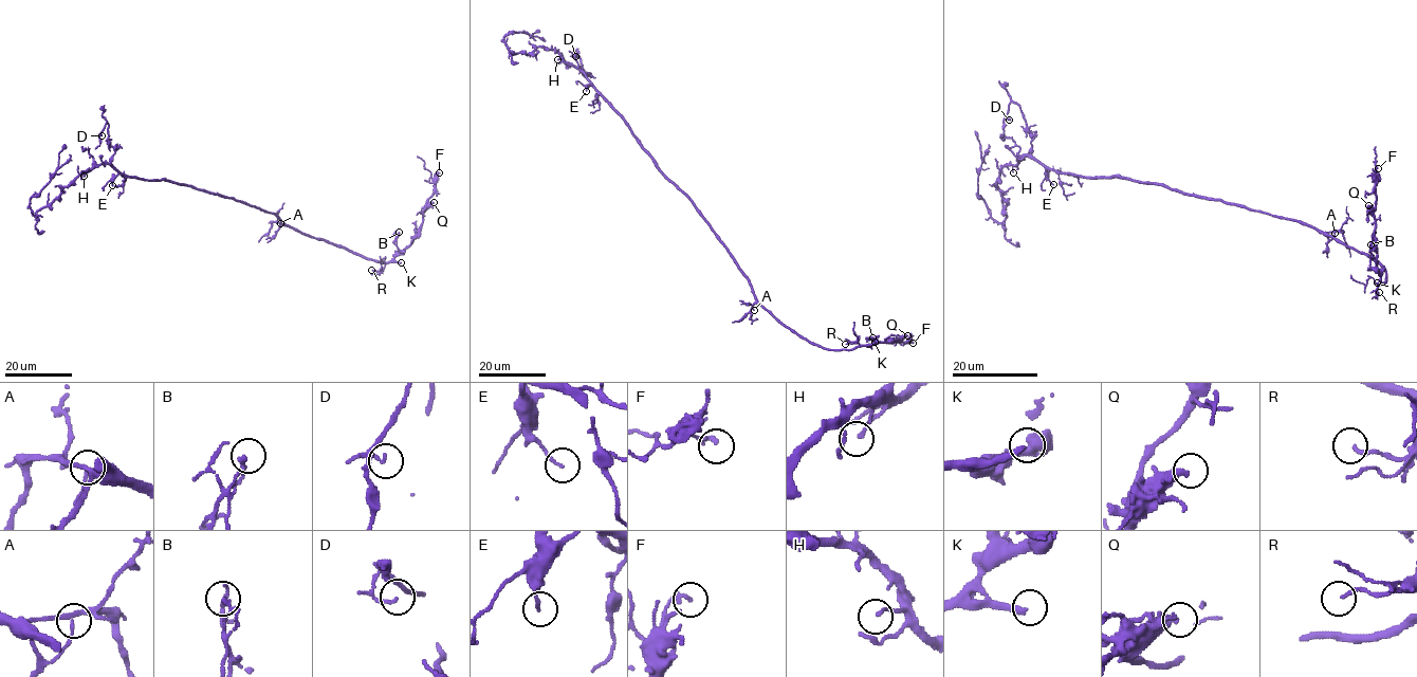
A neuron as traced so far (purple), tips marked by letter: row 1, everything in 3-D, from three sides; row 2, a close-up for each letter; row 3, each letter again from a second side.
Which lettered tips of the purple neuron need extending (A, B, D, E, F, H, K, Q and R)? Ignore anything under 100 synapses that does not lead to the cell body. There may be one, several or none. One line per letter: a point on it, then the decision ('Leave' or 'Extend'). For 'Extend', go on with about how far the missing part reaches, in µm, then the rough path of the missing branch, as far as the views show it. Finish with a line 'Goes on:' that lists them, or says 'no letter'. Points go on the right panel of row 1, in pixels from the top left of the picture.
A: Place: (1335, 233). Leave
B: Place: (1371, 244). Leave
D: Place: (1009, 120). Leave
E: Place: (1053, 184). Leave
F: Place: (1378, 168). Leave
H: Place: (1013, 172). Leave
K: Place: (1377, 282). Extend. Missing length about 35 µm. Course of what is missing: (1377, 282), (1363, 288), (1339, 326), (1338, 323), (1351, 319), (1362, 308)
Q: Place: (1368, 205). Leave
R: Place: (1379, 292). Leave
Goes on: K

